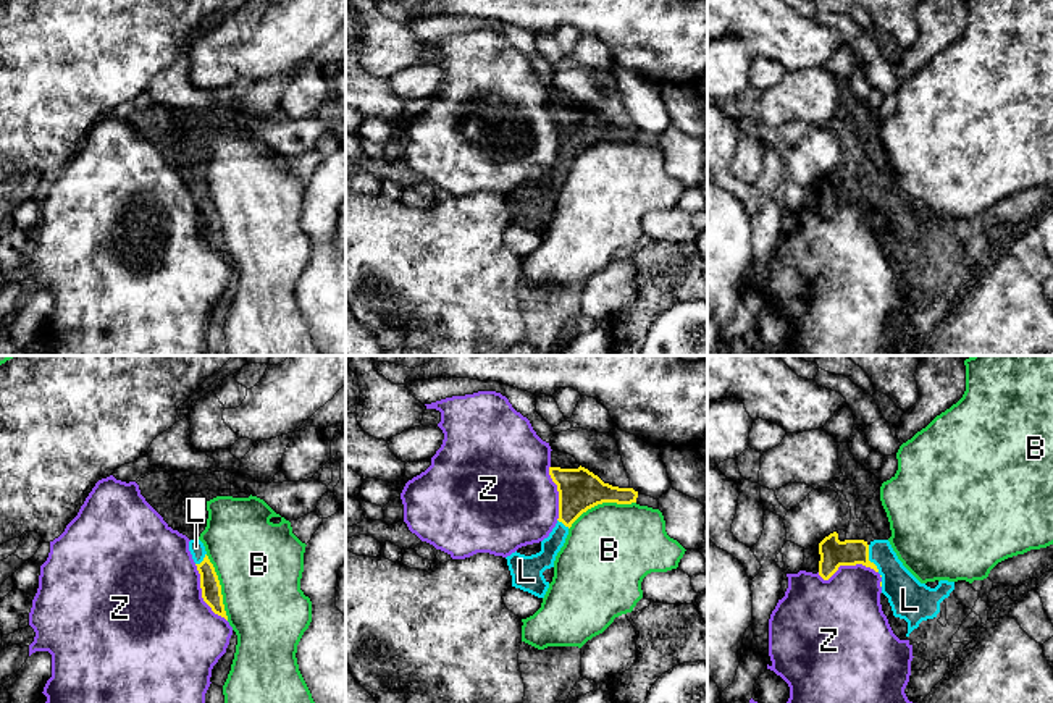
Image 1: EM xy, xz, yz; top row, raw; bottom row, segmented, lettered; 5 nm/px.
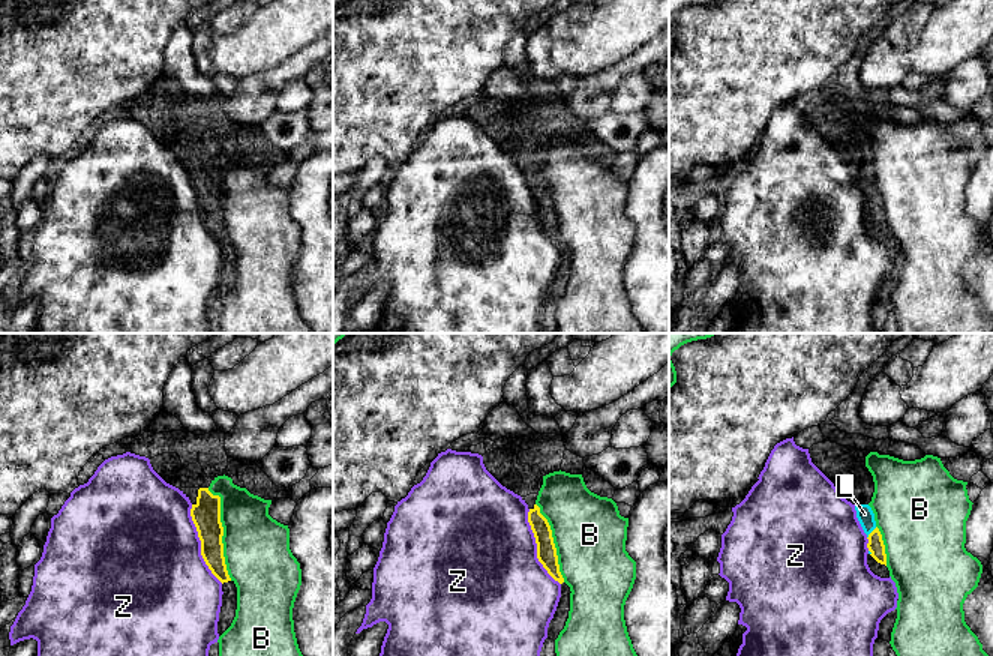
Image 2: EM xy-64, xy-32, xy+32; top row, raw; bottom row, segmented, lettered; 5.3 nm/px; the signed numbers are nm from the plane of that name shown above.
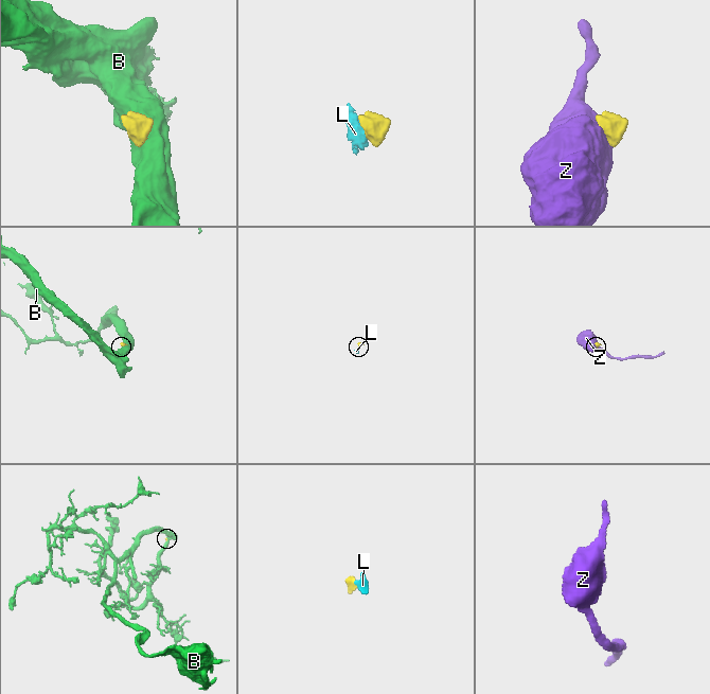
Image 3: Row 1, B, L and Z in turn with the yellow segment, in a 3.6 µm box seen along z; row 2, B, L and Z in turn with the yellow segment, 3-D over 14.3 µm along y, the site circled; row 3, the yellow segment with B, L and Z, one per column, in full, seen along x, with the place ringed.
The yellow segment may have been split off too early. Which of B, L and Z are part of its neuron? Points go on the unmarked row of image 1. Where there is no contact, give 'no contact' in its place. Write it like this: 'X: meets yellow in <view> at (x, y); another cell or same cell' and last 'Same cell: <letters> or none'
B: meets yellow in xz at (601, 141); another cell
L: meets yellow in yz at (868, 196); same cell
Z: meets yellow in yz at (847, 202); another cell
Same cell: L

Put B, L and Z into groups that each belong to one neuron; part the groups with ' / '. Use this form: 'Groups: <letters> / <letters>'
Groups: B / L / Z

